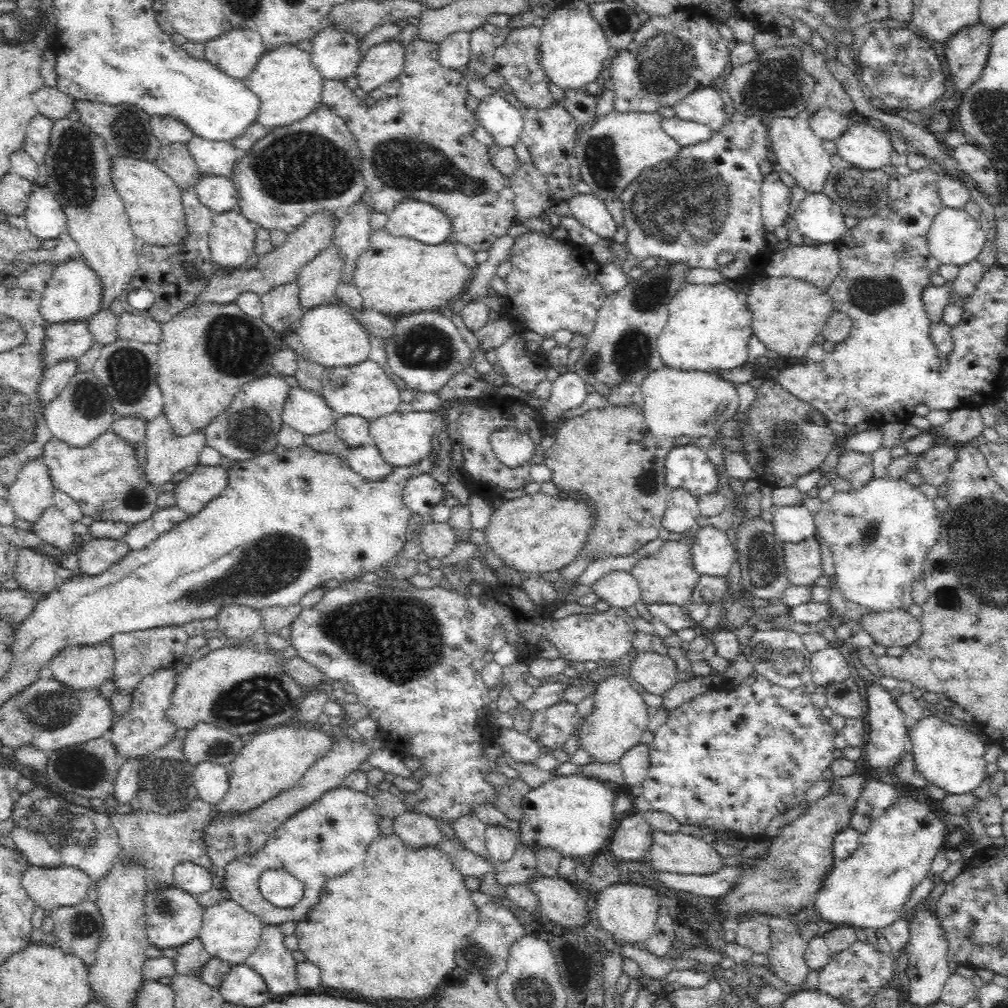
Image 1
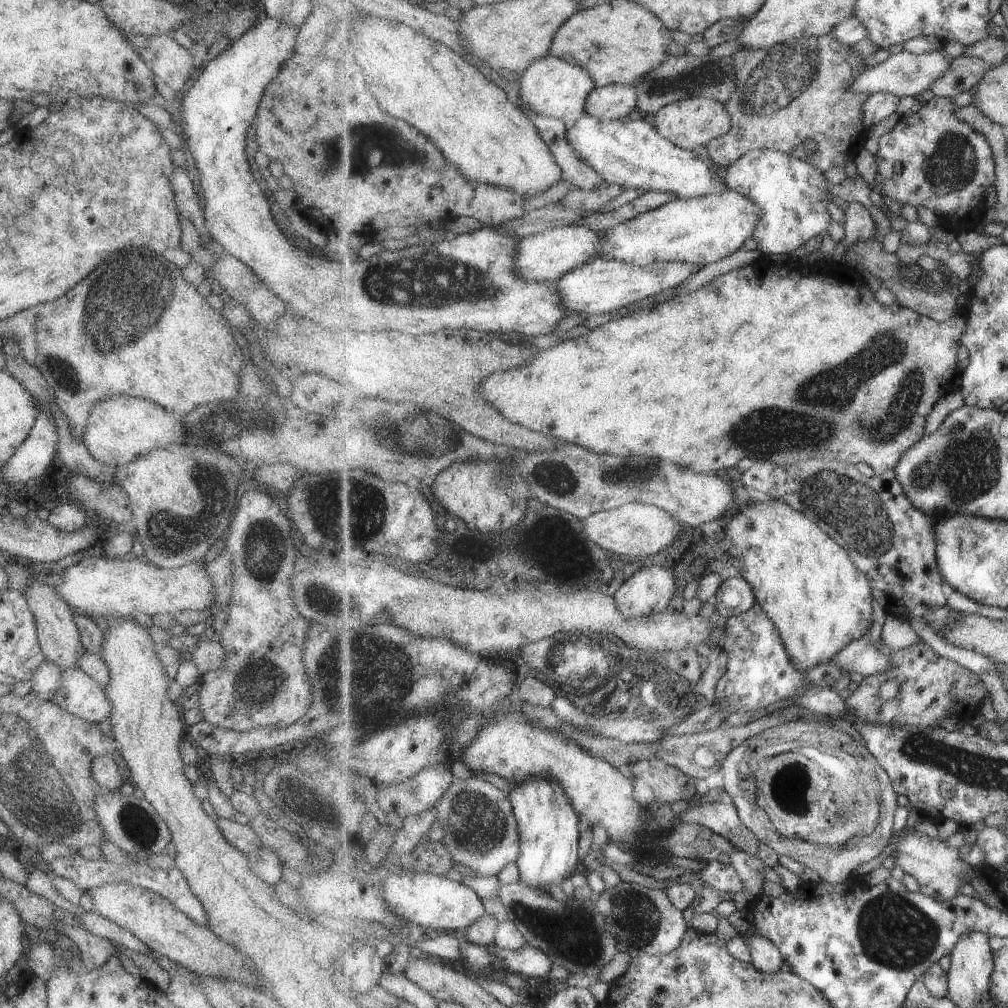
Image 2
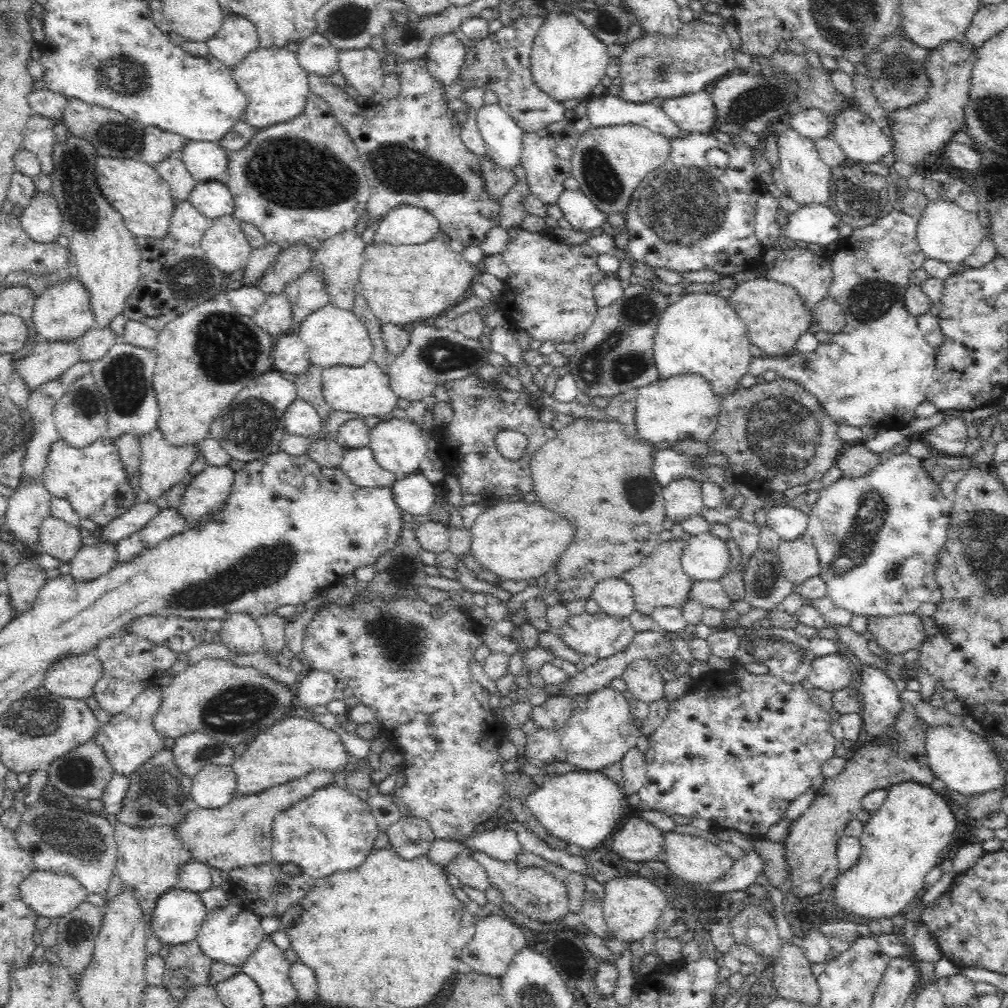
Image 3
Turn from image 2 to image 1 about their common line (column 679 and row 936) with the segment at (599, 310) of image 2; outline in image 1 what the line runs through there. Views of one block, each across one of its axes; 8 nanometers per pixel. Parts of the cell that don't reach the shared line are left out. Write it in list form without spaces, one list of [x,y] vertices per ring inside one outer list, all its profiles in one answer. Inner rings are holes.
[[[265,925],[259,946],[245,963],[264,978],[272,996],[302,990],[297,981],[298,962],[286,948],[286,936],[278,925]]]

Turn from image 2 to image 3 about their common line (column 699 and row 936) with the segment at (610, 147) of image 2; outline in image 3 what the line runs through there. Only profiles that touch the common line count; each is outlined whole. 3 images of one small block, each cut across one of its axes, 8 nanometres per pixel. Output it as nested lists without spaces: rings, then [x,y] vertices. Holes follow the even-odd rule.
[[[172,888],[157,899],[147,923],[148,932],[158,937],[165,946],[194,941],[198,937],[207,911],[198,893]]]

